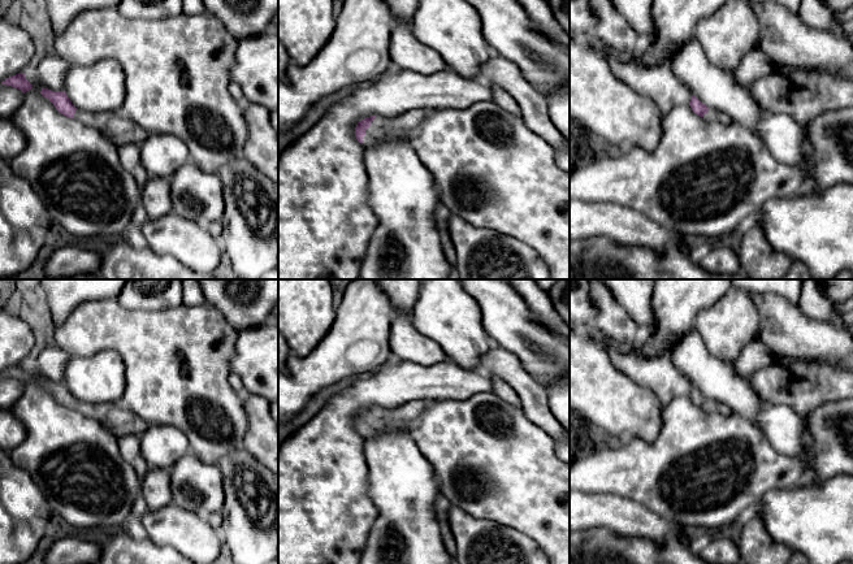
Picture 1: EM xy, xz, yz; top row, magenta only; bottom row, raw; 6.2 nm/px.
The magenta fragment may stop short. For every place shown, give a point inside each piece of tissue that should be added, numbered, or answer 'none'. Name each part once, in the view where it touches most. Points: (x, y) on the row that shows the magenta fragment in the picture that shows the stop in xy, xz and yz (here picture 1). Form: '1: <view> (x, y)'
1: xz (402, 126)

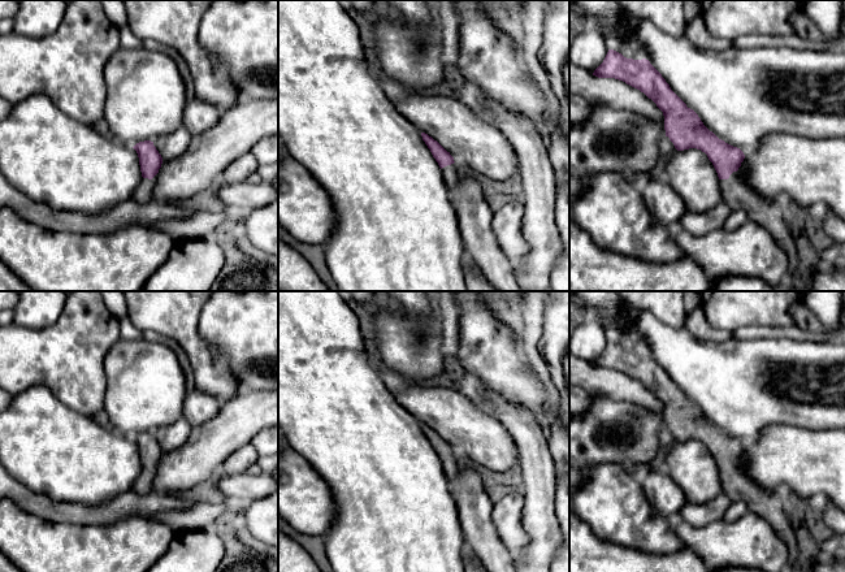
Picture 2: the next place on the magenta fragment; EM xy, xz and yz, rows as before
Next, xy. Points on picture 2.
1: xy (143, 194)

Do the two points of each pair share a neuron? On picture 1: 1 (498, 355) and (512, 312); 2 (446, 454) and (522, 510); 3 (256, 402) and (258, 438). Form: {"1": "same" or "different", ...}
{"1": "different", "2": "same", "3": "same"}

